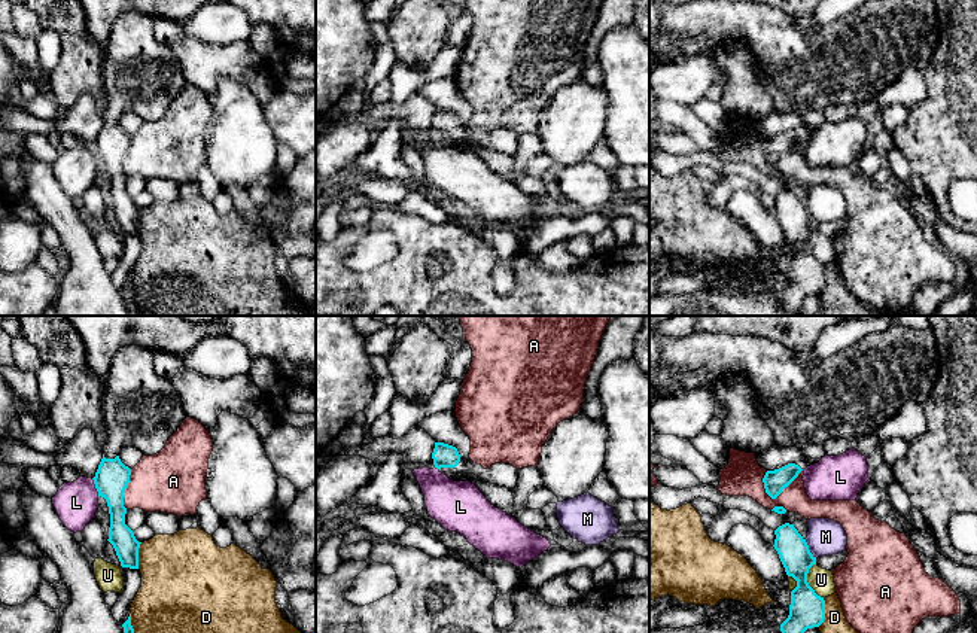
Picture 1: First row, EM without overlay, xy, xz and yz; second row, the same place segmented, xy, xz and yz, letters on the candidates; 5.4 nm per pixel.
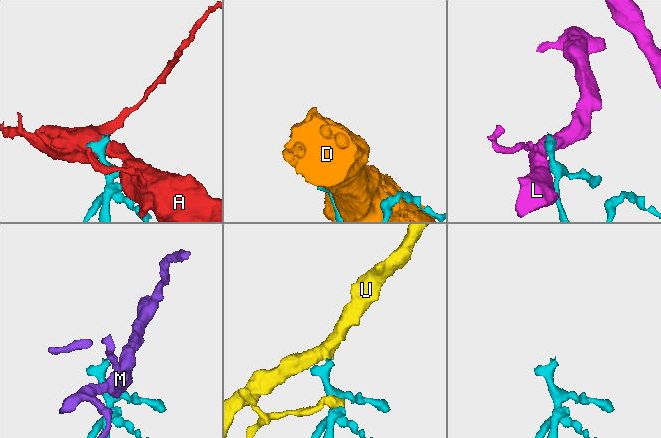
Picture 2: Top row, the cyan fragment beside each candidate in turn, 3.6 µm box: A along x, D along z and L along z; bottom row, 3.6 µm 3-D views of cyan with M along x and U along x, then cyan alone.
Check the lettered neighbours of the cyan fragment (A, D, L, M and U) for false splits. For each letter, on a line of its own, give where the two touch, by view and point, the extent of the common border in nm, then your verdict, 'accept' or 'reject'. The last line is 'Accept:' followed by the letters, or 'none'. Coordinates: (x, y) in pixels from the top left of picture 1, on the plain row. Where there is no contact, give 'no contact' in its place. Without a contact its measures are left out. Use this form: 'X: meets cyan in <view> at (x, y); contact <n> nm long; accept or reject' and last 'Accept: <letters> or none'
A: meets cyan in yz at (784, 154); contact 240 nm long; reject
D: meets cyan in yz at (824, 279); contact 160 nm long; reject
L: meets cyan in xy at (96, 154); contact 100 nm long; reject
M: meets cyan in yz at (807, 215); contact 120 nm long; reject
U: meets cyan in yz at (807, 249); contact 200 nm long; reject
Accept: none

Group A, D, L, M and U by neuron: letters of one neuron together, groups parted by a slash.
A / D / L / M / U

